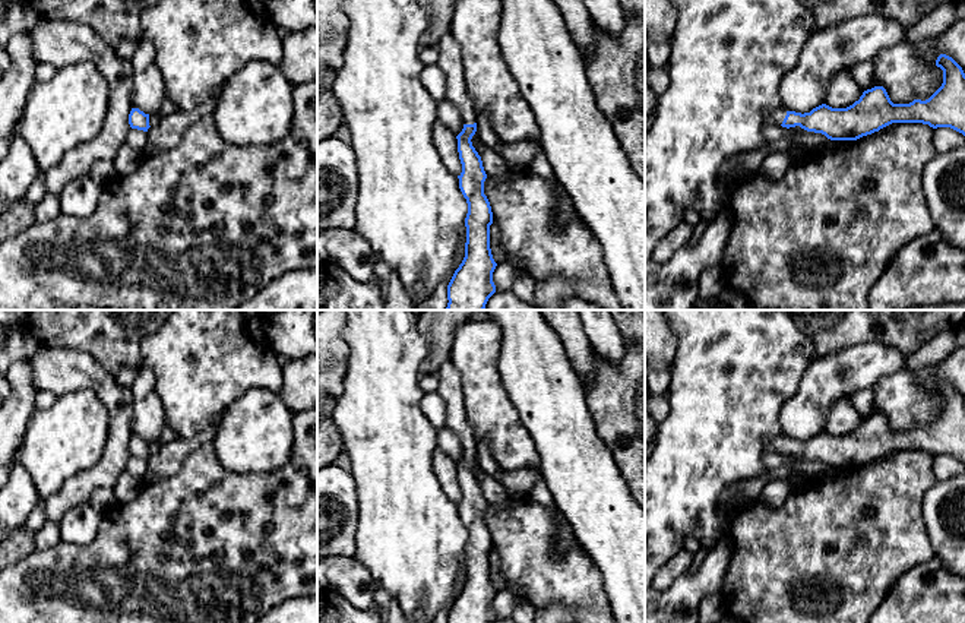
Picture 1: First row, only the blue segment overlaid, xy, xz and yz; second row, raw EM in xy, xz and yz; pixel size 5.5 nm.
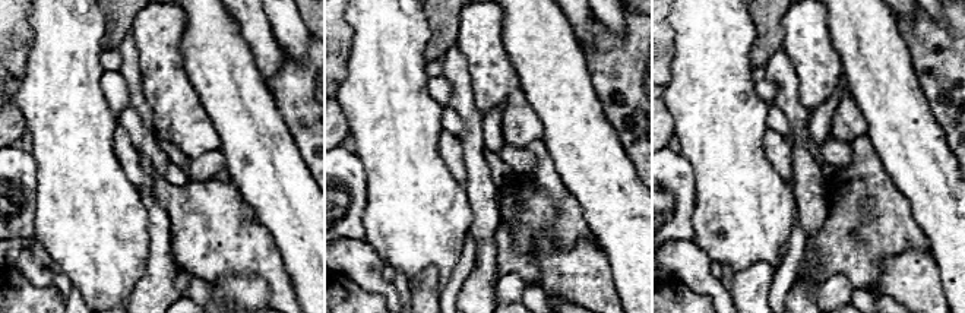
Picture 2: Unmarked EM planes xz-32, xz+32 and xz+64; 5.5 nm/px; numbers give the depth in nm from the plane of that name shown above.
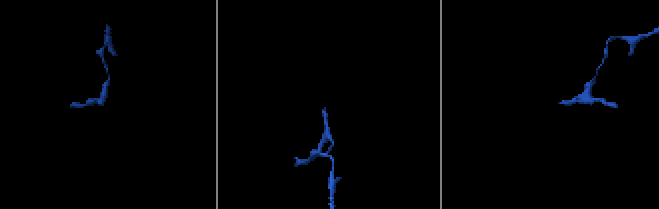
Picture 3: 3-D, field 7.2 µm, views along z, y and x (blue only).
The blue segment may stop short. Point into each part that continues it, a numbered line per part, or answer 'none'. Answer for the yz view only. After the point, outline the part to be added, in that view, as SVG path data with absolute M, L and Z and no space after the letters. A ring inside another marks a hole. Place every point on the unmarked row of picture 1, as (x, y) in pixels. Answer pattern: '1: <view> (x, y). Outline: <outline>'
1: yz (771, 445). Outline: M782 434L766 436L762 440L762 455L781 453L784 446L785 446L785 443L787 443L787 439Z

